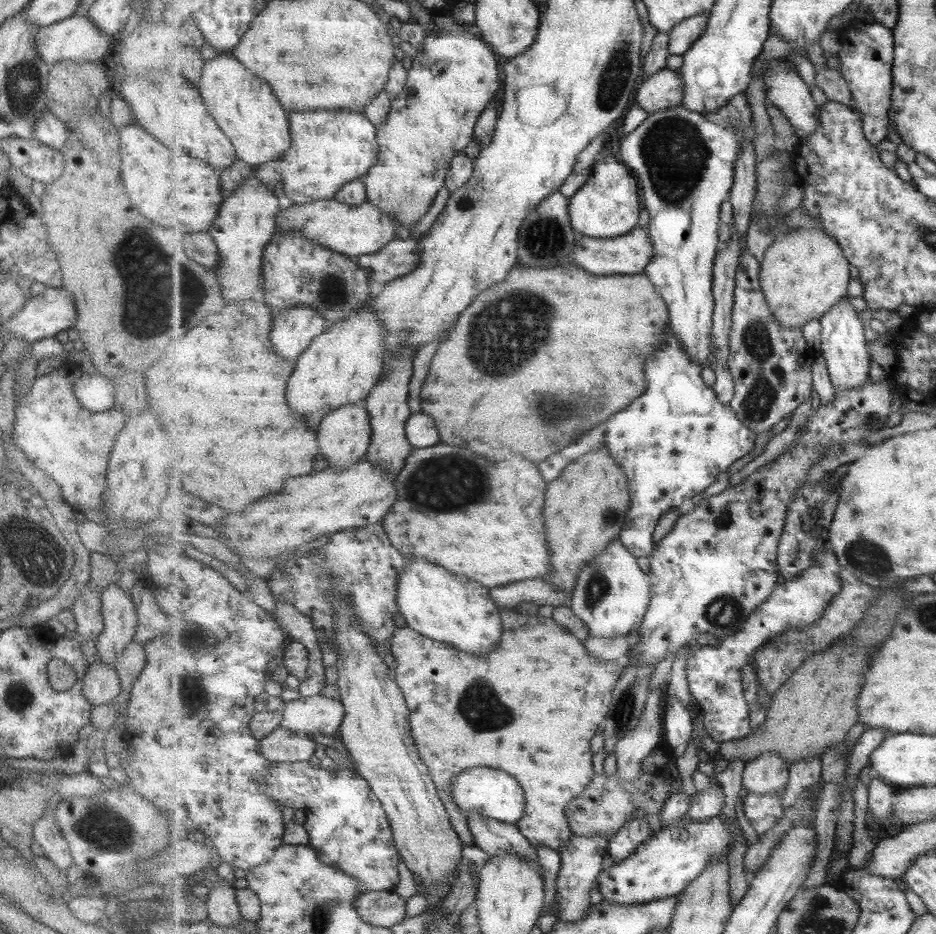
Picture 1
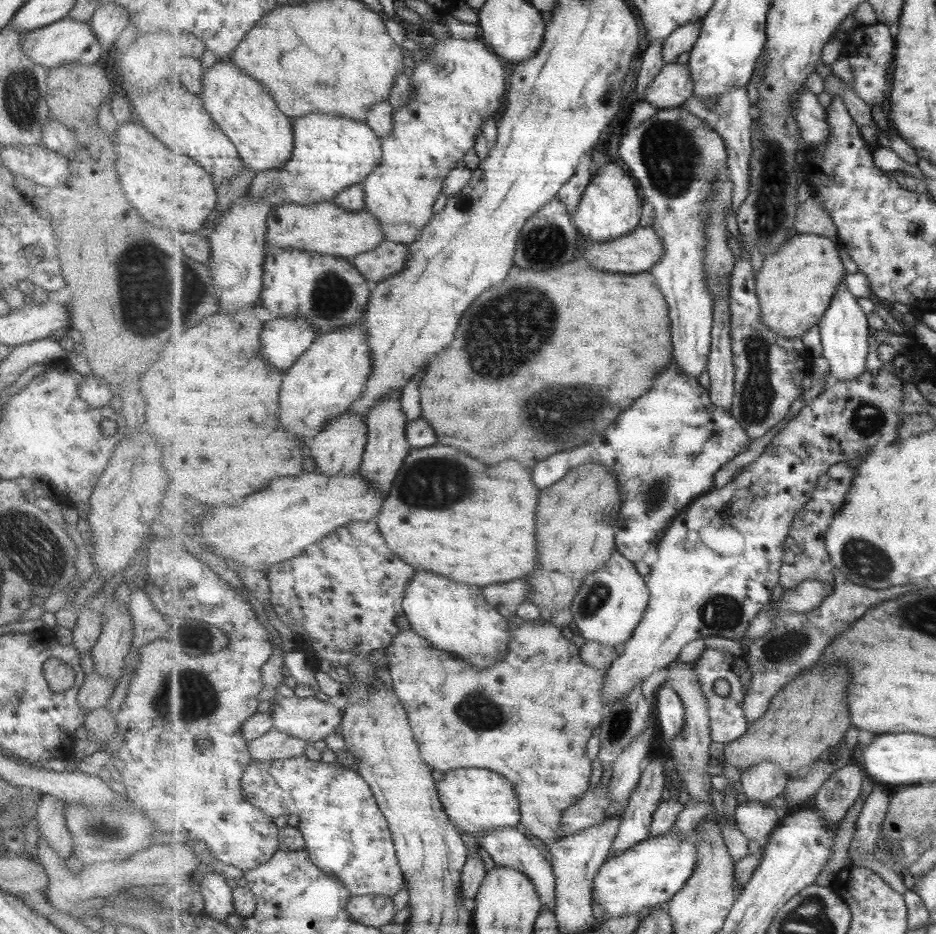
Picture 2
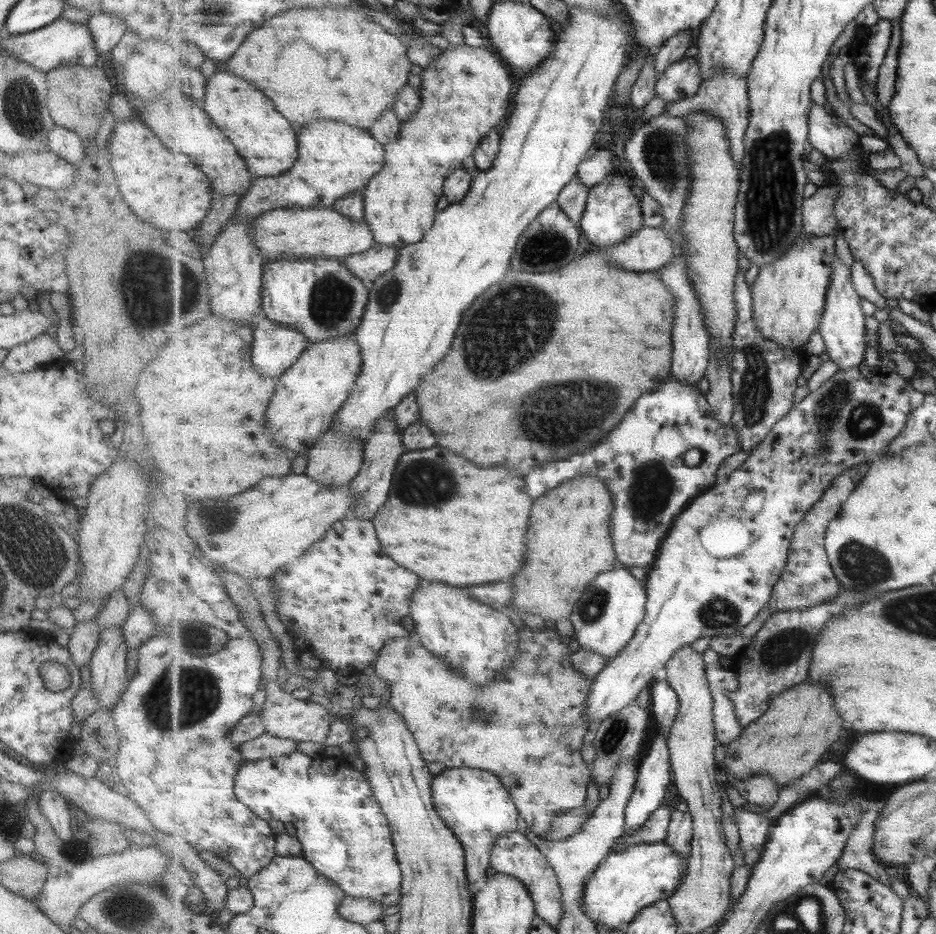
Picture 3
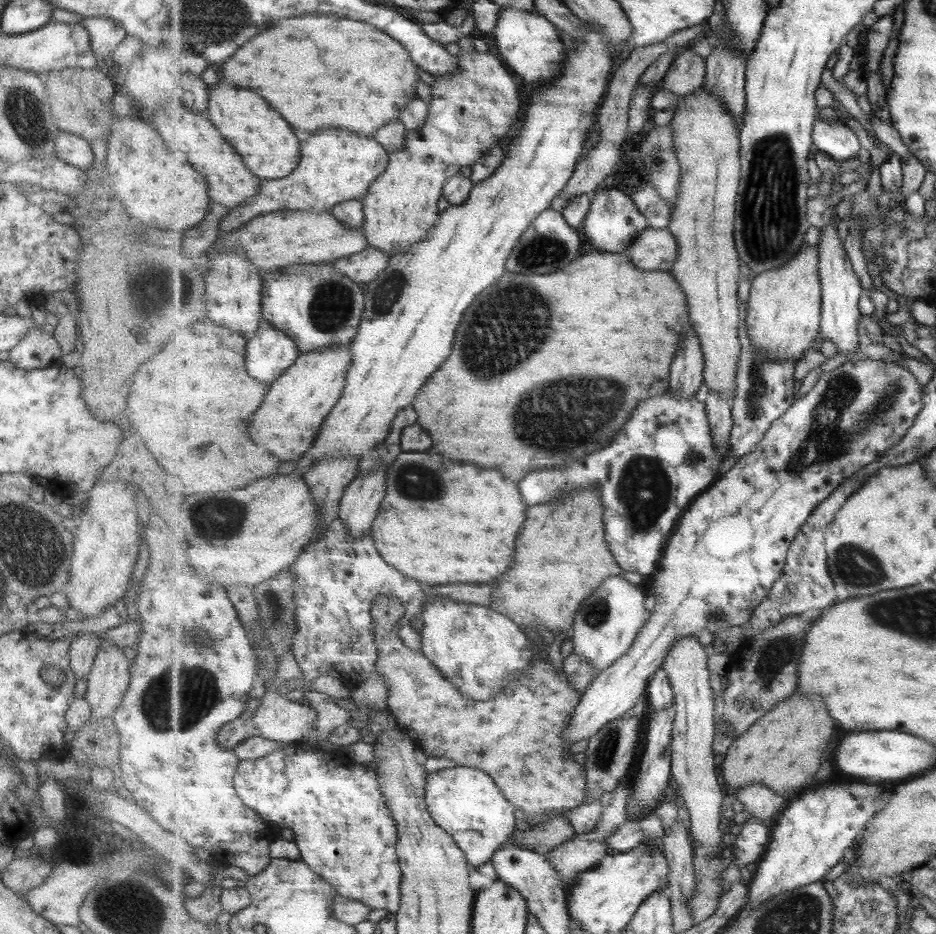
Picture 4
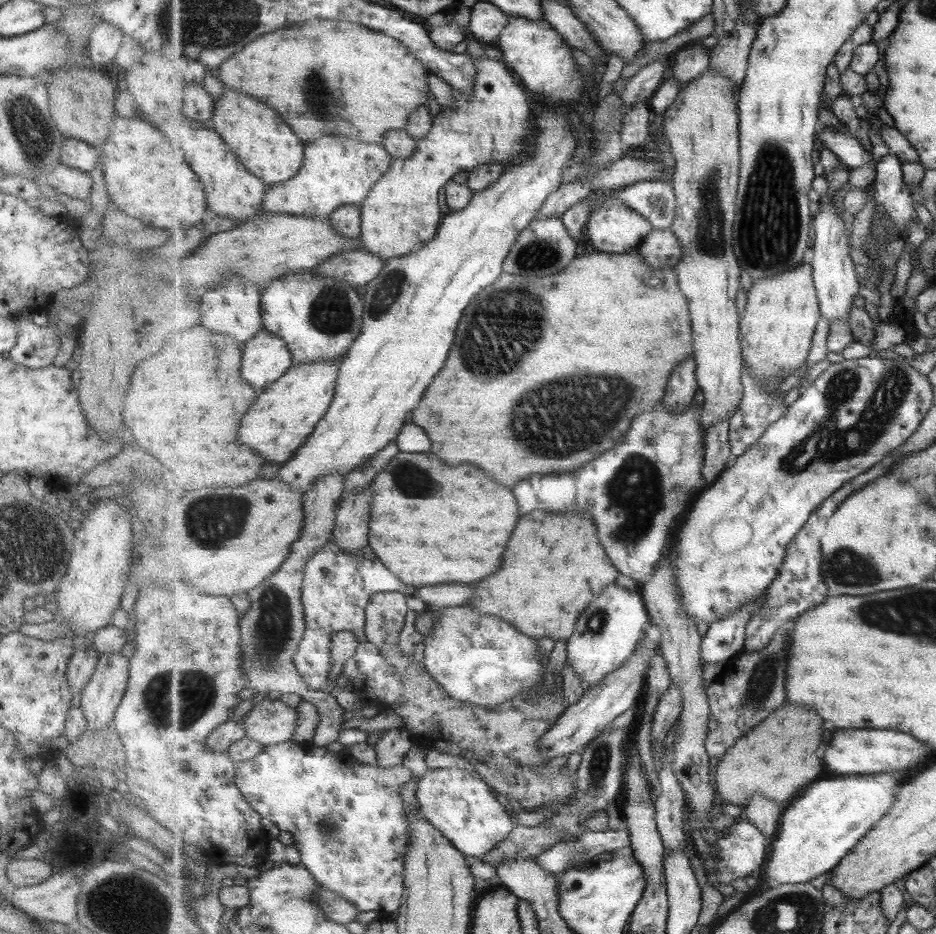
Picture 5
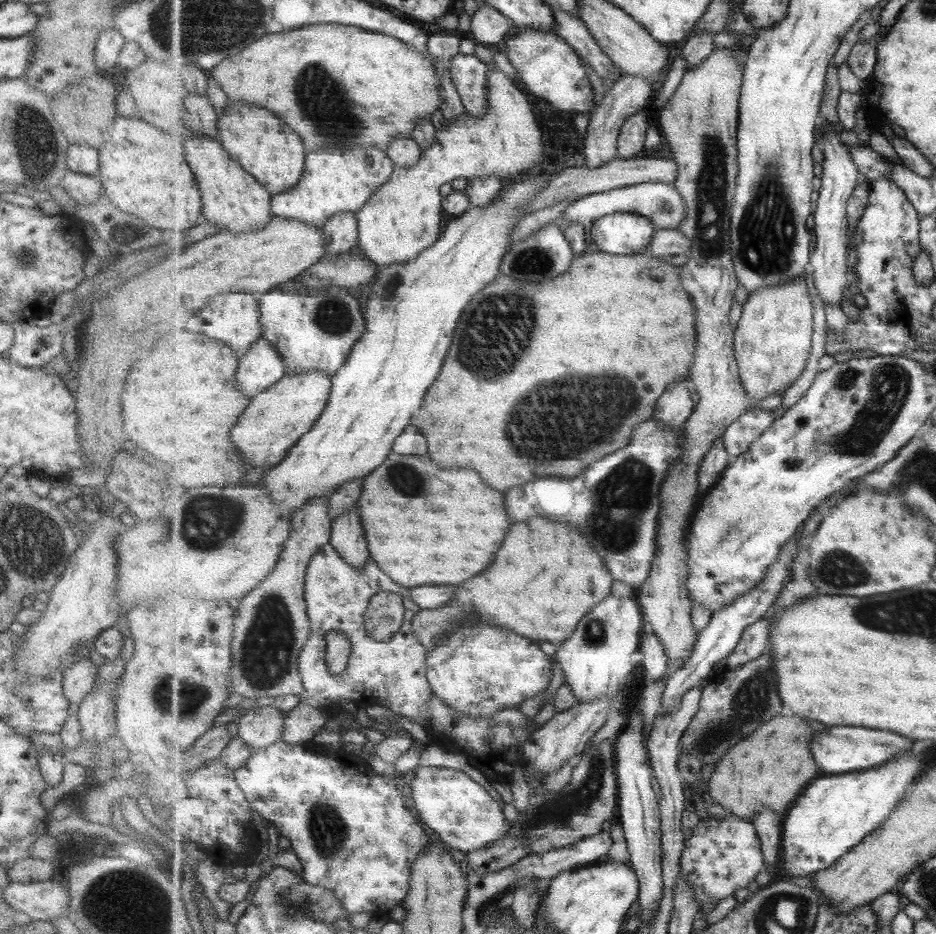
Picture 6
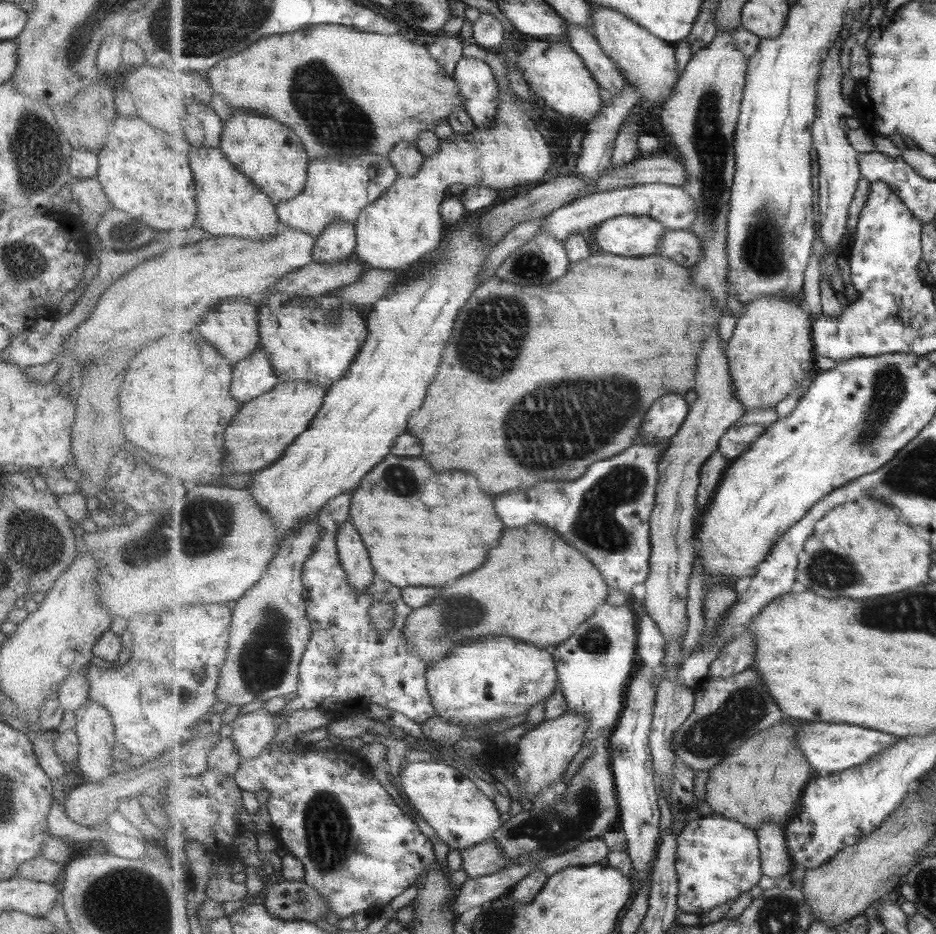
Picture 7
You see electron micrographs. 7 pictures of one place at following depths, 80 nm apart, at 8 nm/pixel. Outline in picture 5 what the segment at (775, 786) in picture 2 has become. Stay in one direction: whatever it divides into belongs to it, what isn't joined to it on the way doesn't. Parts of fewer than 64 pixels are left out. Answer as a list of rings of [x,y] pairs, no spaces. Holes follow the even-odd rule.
[[[758,794],[749,801],[743,814],[749,819],[749,822],[755,824],[759,831],[763,832],[770,845],[773,841],[776,841],[785,809],[785,805],[777,804],[764,794]]]

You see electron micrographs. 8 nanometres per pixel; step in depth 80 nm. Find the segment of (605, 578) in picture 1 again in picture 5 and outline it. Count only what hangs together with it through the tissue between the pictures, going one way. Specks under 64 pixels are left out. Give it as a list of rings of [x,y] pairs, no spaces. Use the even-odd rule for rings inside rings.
[[[613,583],[605,589],[605,592],[597,597],[579,618],[576,631],[566,642],[566,663],[570,664],[585,685],[586,691],[590,687],[601,684],[605,677],[626,665],[638,649],[637,645],[642,641],[647,626],[651,623],[651,615],[647,611],[646,603],[639,589],[627,591],[627,589]]]

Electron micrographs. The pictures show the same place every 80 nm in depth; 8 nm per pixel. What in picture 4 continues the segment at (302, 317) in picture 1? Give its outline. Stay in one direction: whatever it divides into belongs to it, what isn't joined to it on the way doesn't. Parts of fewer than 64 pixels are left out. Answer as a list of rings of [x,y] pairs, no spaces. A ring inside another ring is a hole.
[[[267,319],[249,340],[247,370],[253,378],[267,384],[277,381],[301,356],[299,344]]]

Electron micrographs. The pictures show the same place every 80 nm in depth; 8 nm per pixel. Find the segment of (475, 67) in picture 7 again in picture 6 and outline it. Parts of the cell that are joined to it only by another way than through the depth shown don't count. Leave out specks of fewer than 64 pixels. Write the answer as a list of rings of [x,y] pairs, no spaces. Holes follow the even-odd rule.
[[[459,53],[452,58],[450,72],[468,113],[483,118],[488,111],[489,66],[474,54]]]

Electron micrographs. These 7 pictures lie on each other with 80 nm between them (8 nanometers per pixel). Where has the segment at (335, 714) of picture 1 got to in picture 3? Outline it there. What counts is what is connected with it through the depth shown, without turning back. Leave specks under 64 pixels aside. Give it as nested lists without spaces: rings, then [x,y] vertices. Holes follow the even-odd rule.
[[[267,684],[265,691],[266,700],[261,706],[260,717],[265,723],[267,733],[279,738],[290,738],[295,742],[309,742],[311,740],[323,743],[327,740],[329,726],[332,723],[329,710],[310,699],[295,698],[292,693],[283,691],[278,684]]]

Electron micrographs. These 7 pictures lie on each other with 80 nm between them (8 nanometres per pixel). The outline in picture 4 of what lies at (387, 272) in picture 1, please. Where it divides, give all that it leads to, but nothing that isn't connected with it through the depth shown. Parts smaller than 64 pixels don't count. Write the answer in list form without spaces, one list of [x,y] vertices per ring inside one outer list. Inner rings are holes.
[[[367,247],[361,252],[334,260],[332,265],[339,272],[347,275],[353,282],[367,284],[373,282],[380,272],[389,266],[389,256],[375,247]]]

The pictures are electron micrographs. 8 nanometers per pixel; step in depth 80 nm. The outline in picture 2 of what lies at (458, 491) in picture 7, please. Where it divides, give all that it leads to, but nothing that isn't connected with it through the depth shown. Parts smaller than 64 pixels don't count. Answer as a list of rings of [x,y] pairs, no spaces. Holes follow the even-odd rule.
[[[451,446],[413,448],[376,519],[390,549],[407,564],[415,566],[415,570],[427,570],[455,582],[471,582],[483,587],[523,578],[538,568],[538,541],[535,538],[535,518],[538,516],[535,512],[539,492],[531,472],[521,468],[519,462],[507,460],[489,468]]]

